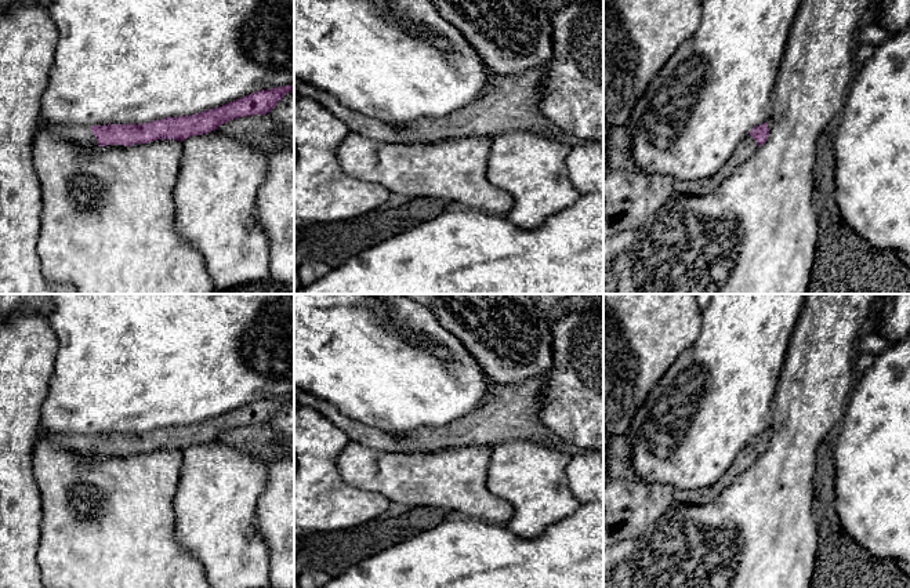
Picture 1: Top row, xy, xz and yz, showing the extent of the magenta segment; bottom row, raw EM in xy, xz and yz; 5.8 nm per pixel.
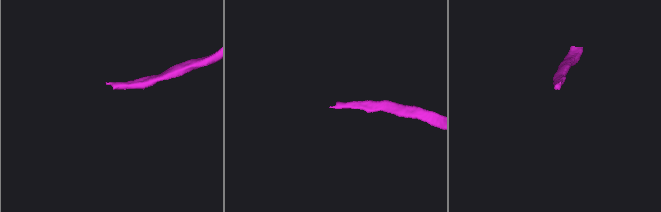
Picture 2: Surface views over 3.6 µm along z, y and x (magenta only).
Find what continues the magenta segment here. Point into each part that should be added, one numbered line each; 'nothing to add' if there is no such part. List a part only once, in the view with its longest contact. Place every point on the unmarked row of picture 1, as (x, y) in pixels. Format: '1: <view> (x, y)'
1: xy (79, 445)

